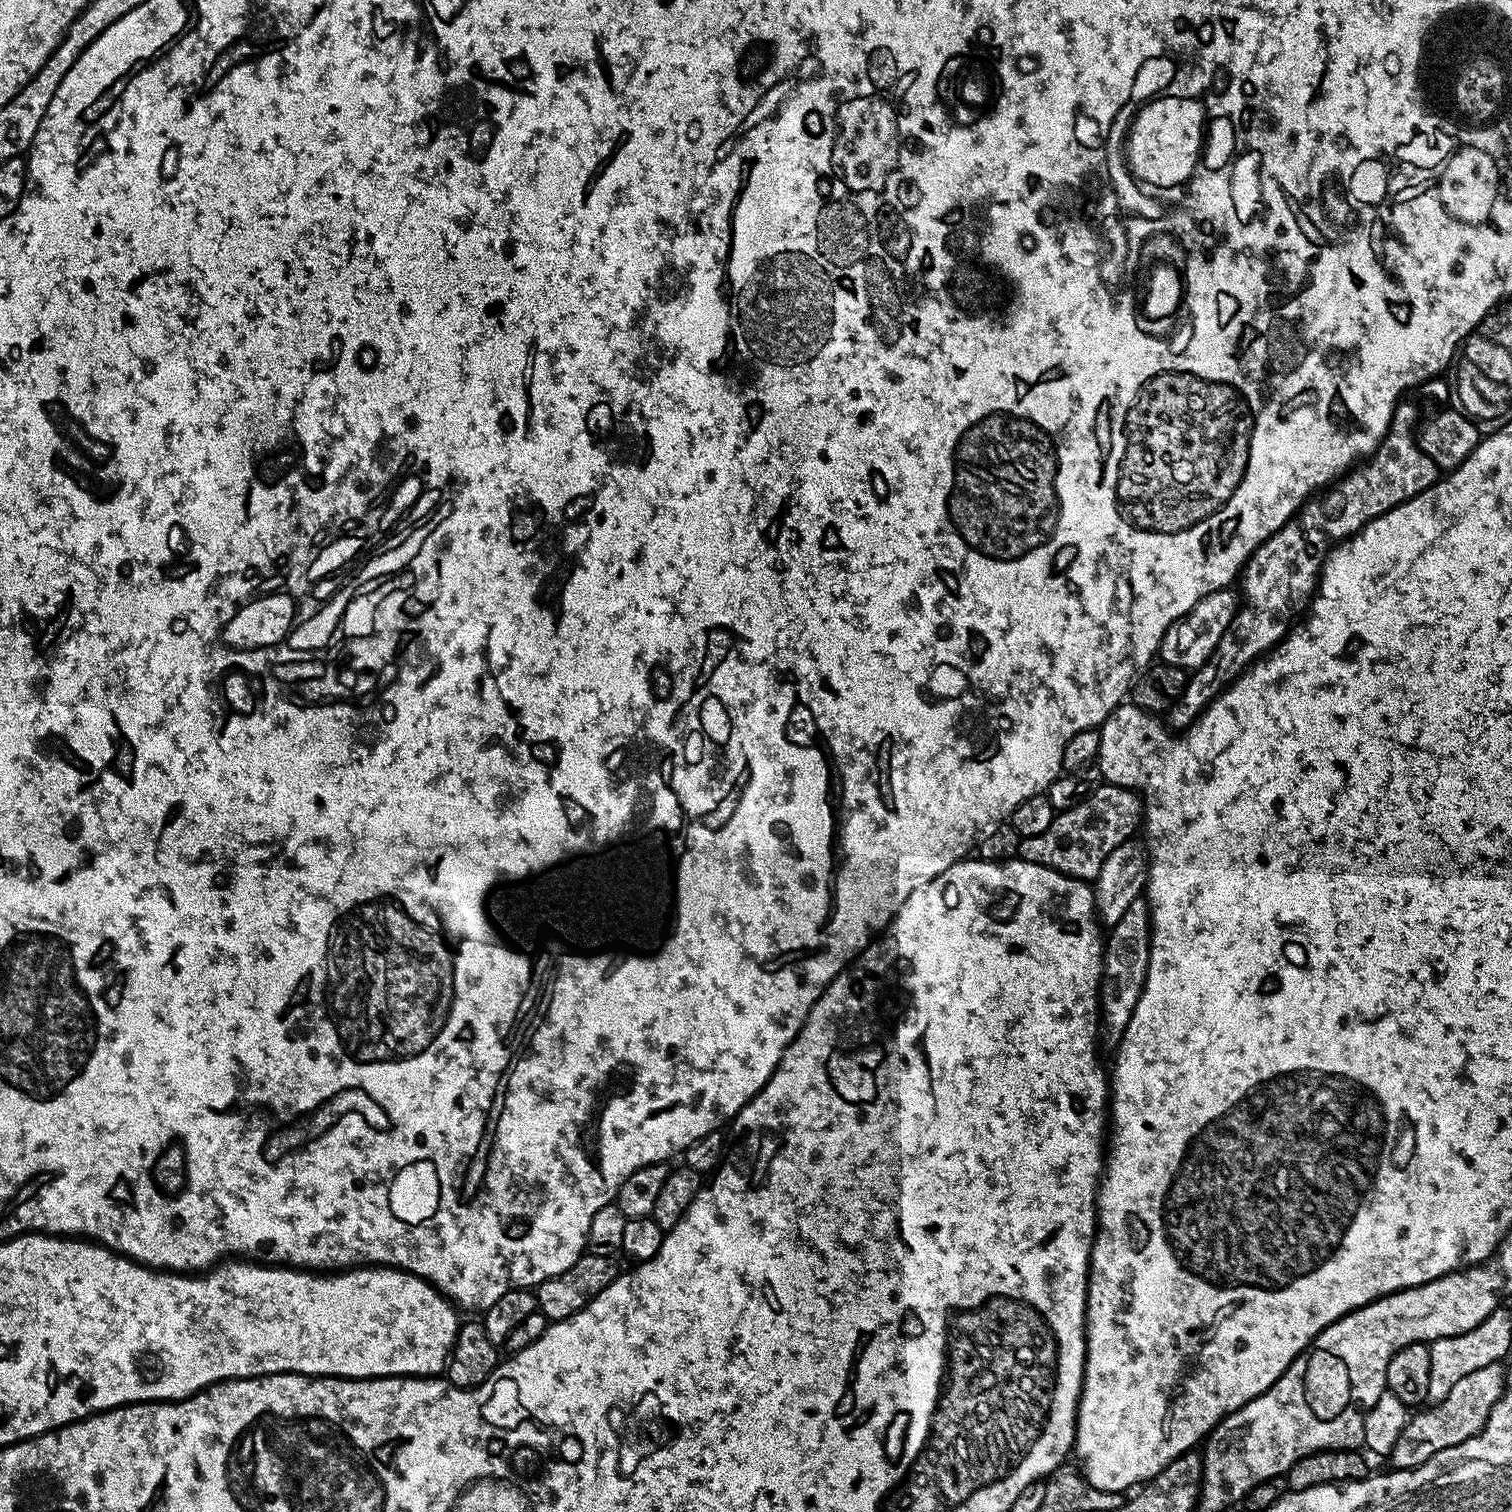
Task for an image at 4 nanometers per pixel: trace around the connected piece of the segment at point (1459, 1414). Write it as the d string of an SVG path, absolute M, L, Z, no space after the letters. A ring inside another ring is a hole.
M1502 1362L1490 1363L1471 1374L1466 1374L1461 1381L1454 1382L1446 1398L1429 1405L1430 1408L1420 1410L1425 1410L1424 1412L1417 1415L1415 1413L1398 1436L1397 1442L1394 1442L1394 1450L1390 1457L1391 1467L1396 1470L1416 1468L1420 1464L1425 1464L1434 1454L1450 1446L1460 1445L1466 1439L1480 1433L1490 1410L1495 1402L1498 1402L1508 1383L1504 1367Z

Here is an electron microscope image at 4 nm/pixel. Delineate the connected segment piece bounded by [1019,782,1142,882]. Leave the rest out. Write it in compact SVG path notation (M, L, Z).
M1101 782L1078 806L1057 812L1054 822L1042 830L1042 834L1023 837L1020 841L1019 859L1034 862L1038 866L1053 868L1064 876L1079 880L1095 881L1102 862L1113 852L1114 846L1133 839L1135 828L1142 824L1141 793L1117 784Z

